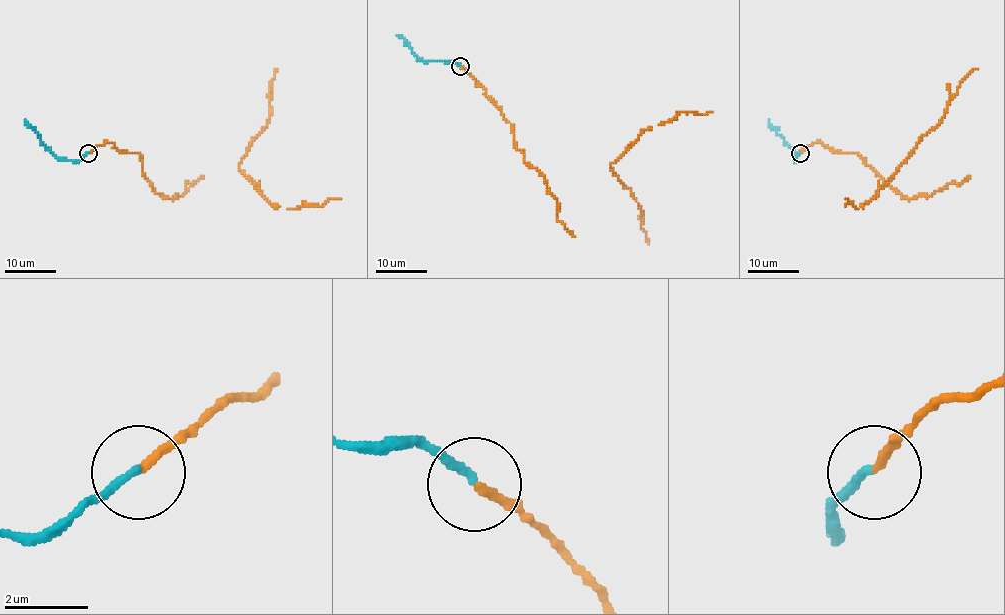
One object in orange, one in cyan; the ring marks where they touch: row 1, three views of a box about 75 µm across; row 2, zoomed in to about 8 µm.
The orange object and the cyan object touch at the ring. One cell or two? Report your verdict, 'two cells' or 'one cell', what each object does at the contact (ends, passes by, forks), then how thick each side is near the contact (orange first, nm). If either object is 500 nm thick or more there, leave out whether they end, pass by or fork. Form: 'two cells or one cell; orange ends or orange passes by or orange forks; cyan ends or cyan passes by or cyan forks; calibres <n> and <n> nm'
one cell; orange ends; cyan ends; calibres 200 and 200 nm

